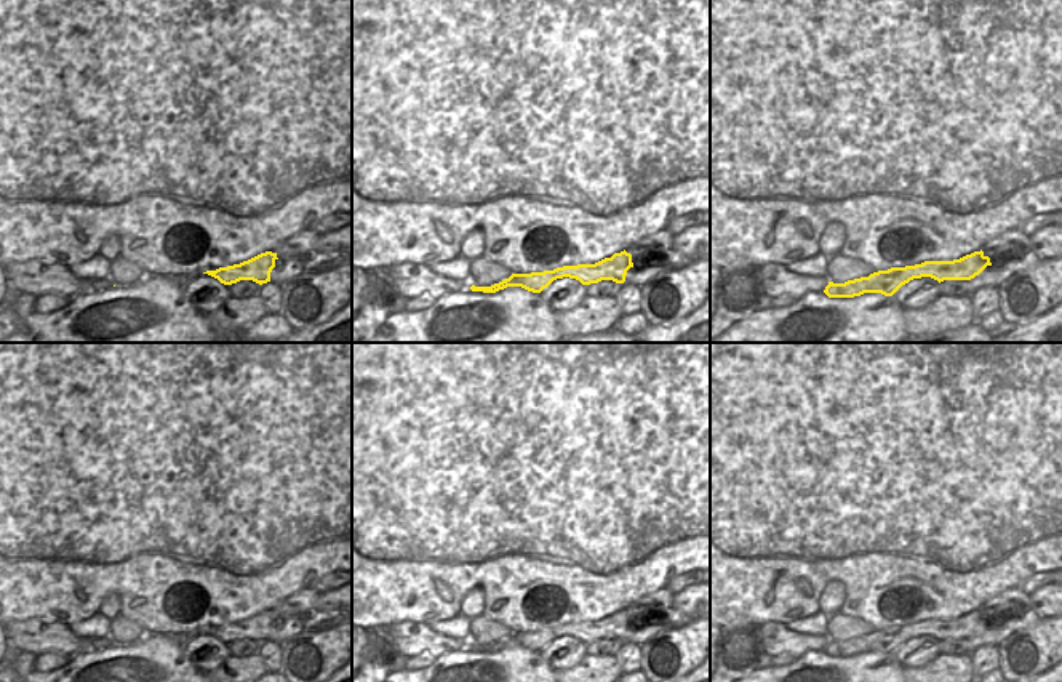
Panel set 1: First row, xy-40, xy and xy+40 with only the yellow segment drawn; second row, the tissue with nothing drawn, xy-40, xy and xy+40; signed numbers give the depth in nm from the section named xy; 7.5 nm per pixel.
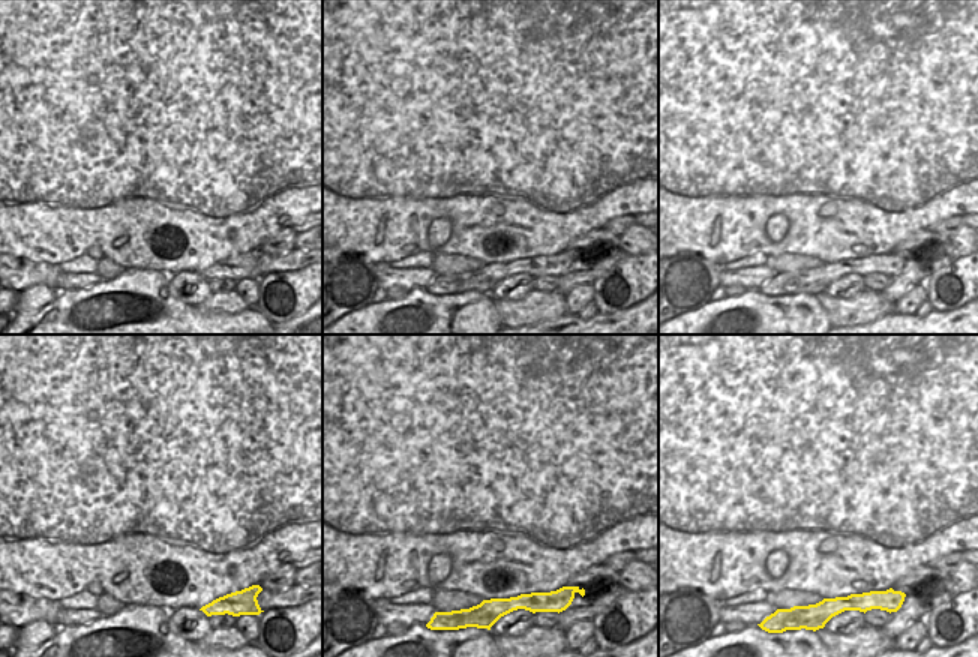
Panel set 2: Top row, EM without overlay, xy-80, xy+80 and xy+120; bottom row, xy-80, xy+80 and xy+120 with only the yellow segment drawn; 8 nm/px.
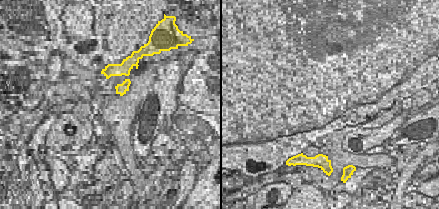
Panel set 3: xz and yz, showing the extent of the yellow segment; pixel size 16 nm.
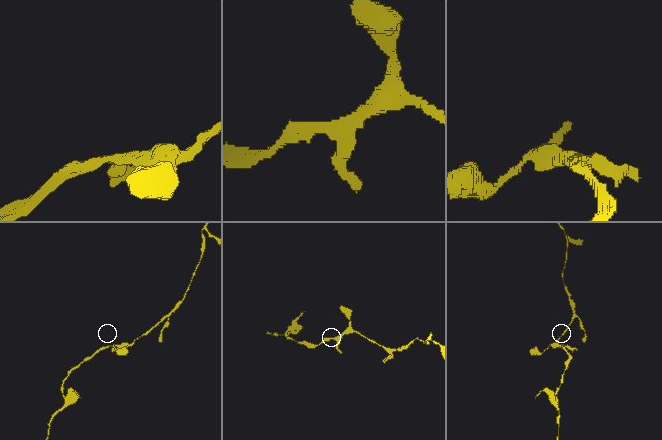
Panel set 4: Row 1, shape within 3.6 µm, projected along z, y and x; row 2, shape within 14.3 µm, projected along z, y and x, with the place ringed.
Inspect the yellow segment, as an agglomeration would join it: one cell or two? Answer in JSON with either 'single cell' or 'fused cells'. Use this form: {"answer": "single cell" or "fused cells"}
{"answer": "fused cells"}

